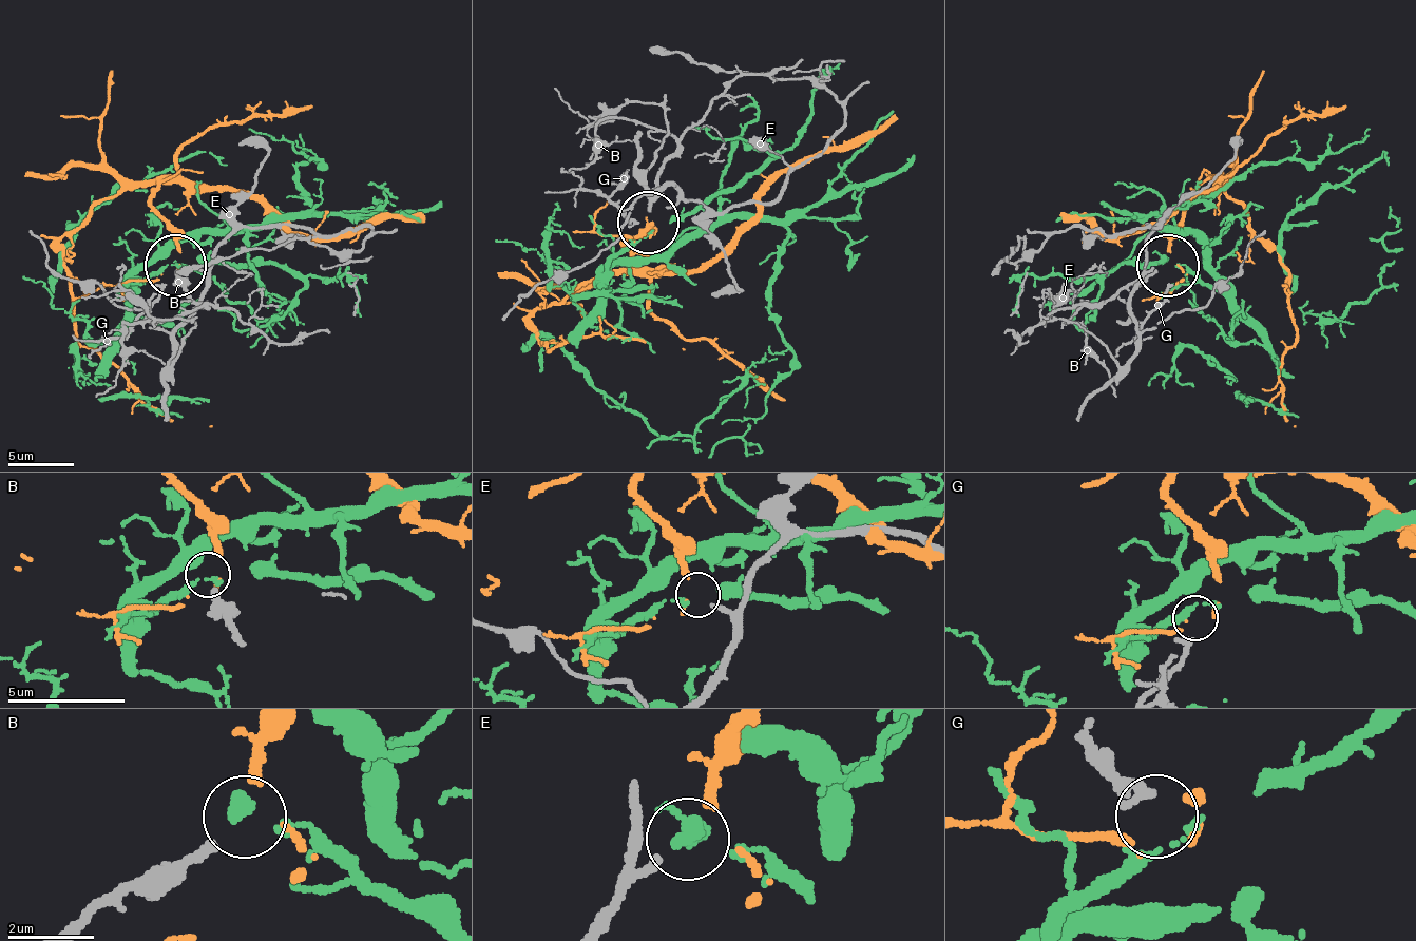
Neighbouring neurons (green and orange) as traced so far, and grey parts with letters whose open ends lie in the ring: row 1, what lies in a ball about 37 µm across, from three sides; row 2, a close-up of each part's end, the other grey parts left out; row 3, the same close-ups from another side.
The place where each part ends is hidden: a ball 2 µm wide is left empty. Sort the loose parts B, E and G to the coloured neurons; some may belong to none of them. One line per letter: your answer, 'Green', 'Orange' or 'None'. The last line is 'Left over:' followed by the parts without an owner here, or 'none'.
B: Orange
E: None
G: Green
Left over: E

